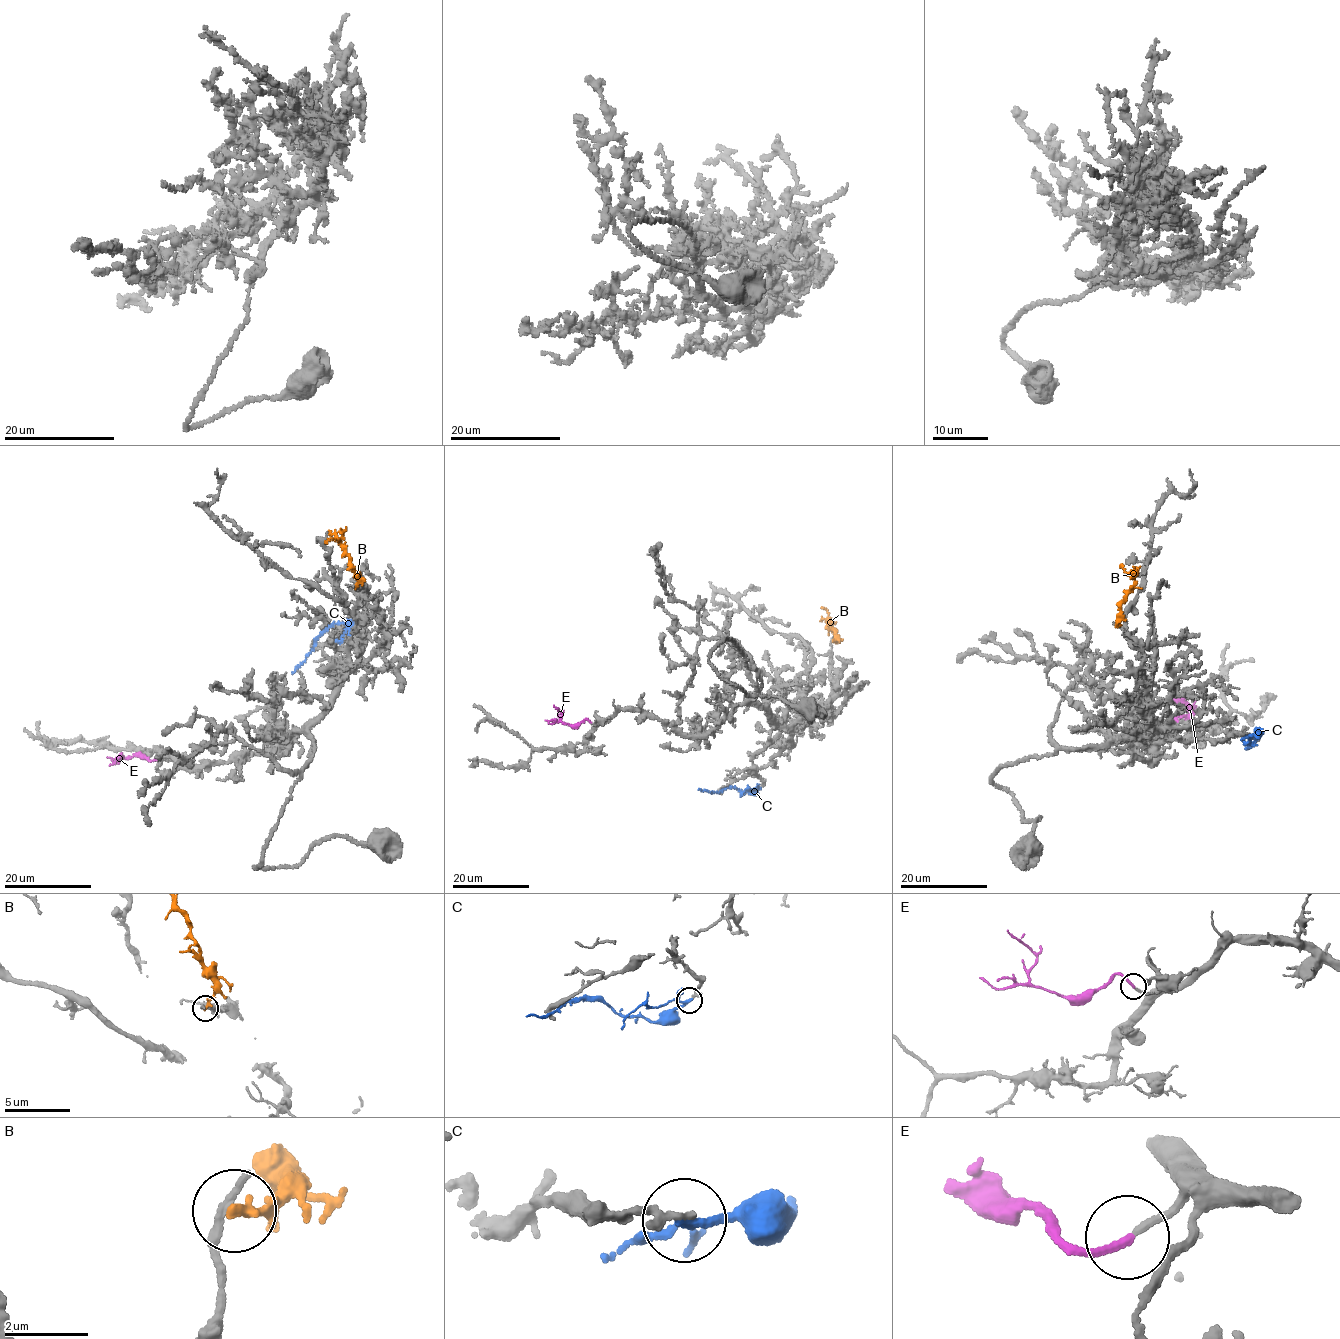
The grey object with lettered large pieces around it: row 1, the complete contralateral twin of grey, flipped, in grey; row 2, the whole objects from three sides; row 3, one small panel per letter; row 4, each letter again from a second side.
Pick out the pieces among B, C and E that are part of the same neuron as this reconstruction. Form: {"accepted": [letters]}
{"accepted": ["E"]}

